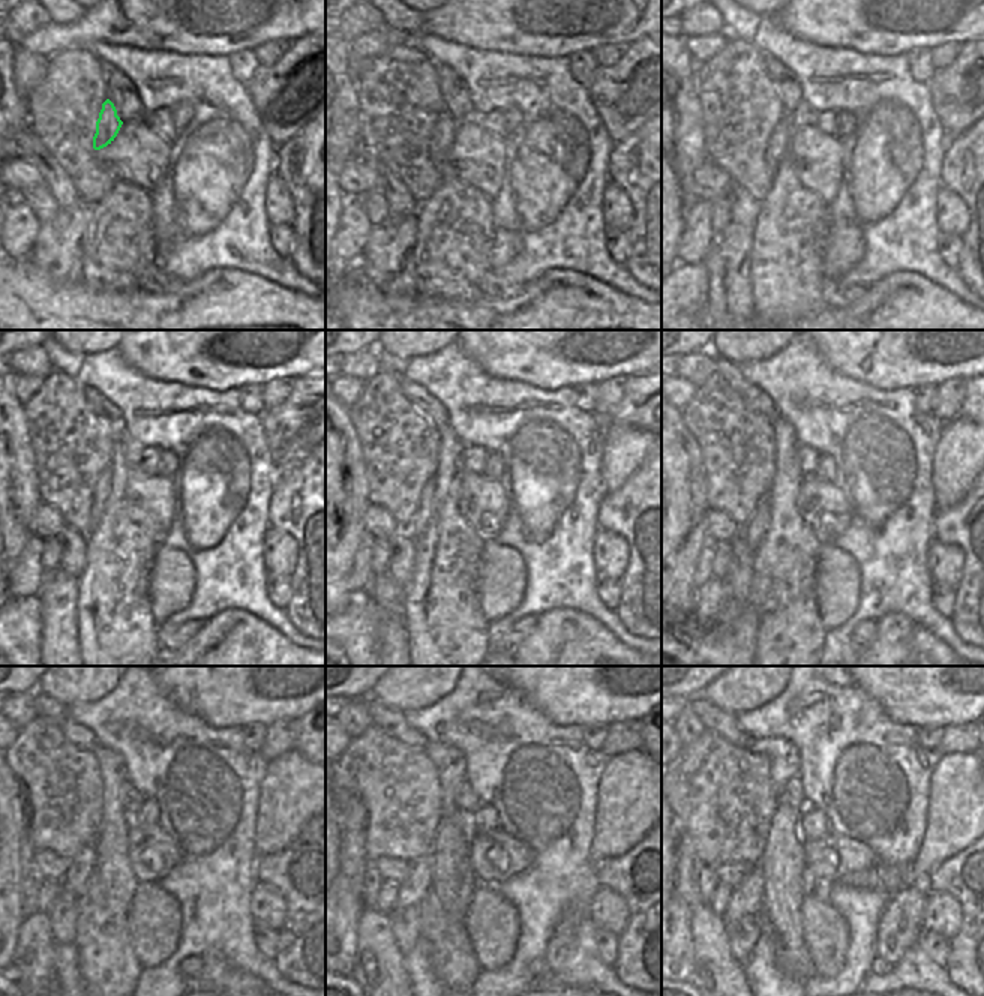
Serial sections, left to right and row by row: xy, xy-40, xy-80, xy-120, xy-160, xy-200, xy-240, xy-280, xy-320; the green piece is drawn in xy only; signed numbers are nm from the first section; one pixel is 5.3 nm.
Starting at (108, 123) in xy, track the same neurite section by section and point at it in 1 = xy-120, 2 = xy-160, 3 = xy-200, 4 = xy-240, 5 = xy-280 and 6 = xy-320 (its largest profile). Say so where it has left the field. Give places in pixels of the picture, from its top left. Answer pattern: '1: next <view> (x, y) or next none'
1: next xy-120 (102, 486)
2: next xy-160 (426, 509)
3: next xy-200 (752, 531)
4: next xy-240 (81, 866)
5: next xy-280 (410, 893)
6: next xy-320 (746, 899)

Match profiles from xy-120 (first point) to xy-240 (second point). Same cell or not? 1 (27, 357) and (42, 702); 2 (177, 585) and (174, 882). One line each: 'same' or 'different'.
1: different
2: different

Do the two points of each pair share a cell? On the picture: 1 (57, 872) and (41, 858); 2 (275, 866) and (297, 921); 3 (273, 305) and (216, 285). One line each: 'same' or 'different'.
1: same
2: same
3: same

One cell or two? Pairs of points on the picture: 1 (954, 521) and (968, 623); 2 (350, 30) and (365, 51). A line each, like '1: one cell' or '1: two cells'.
1: one cell
2: two cells

